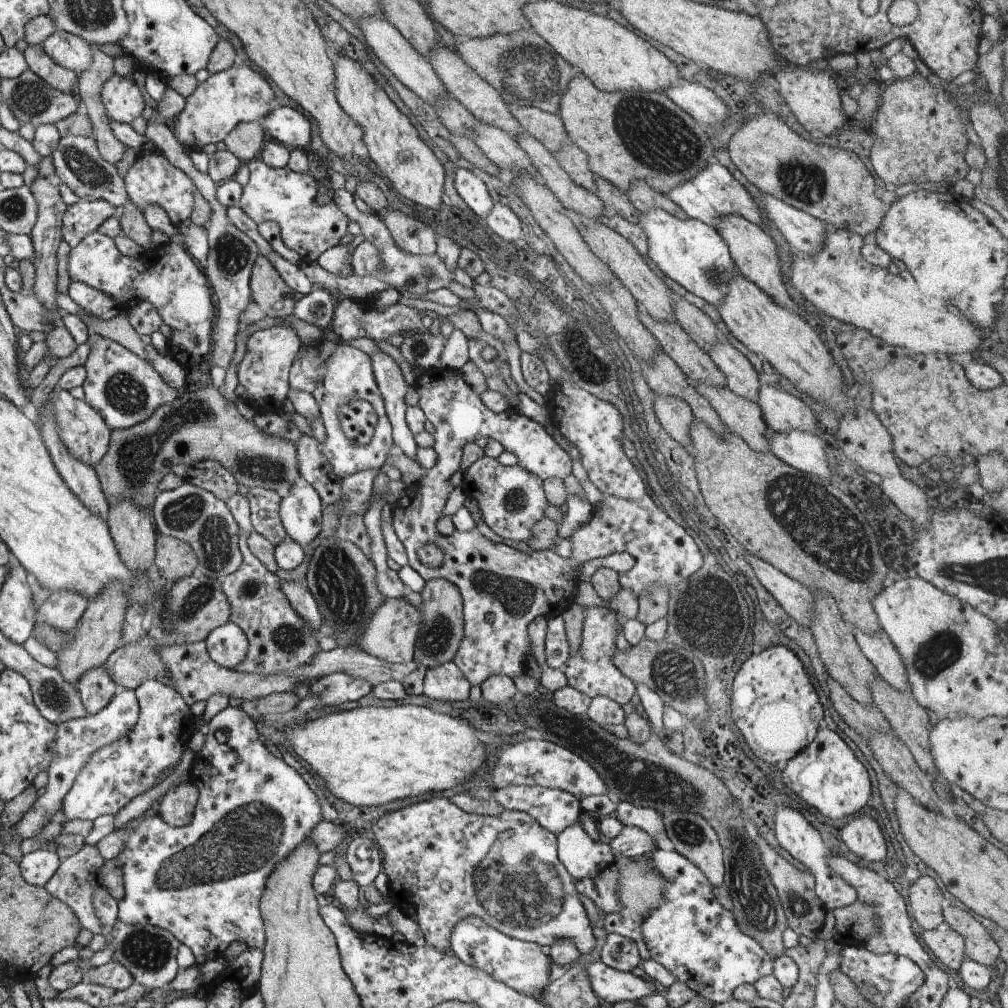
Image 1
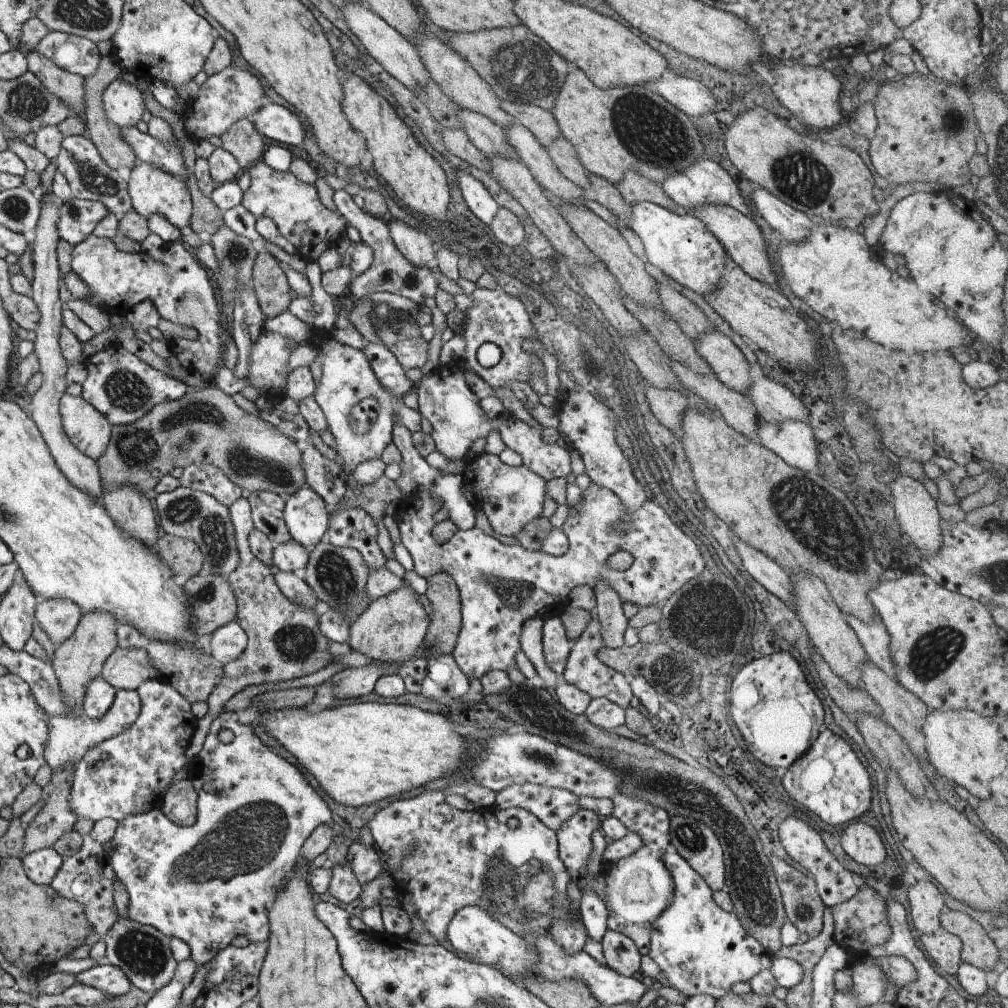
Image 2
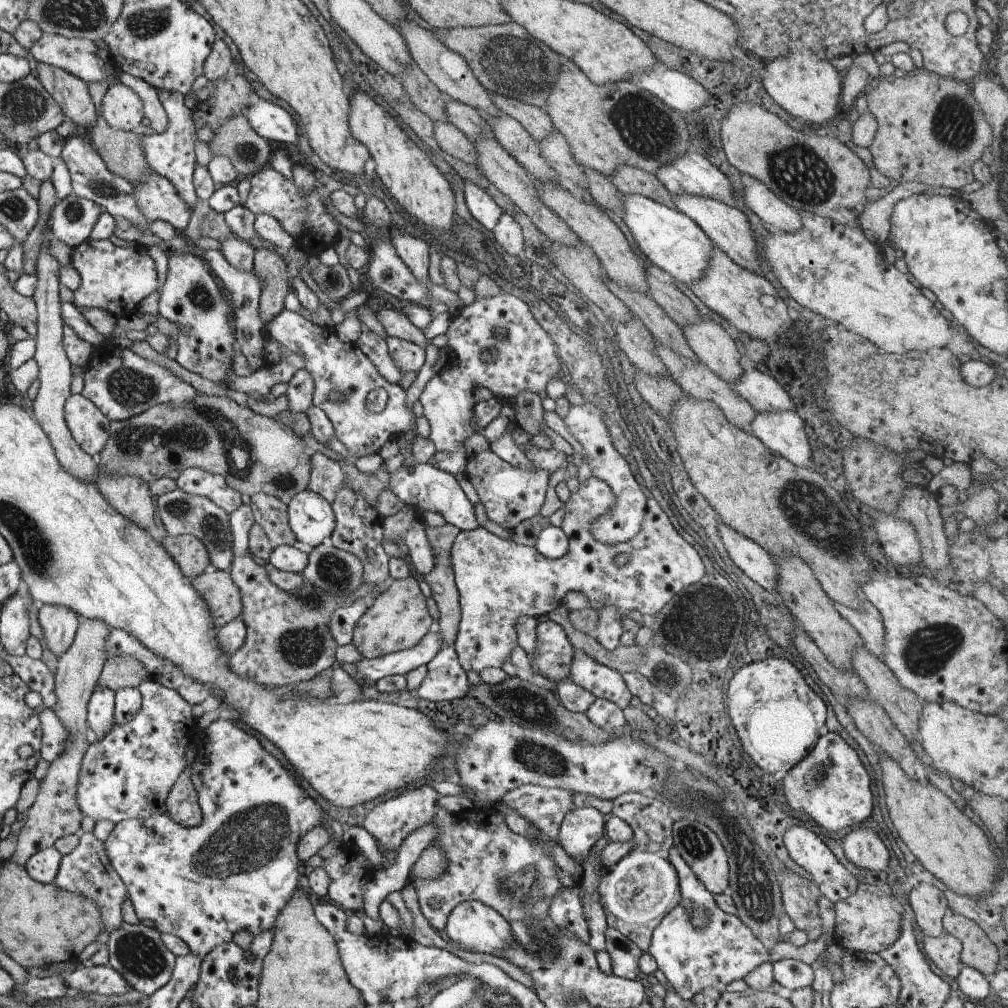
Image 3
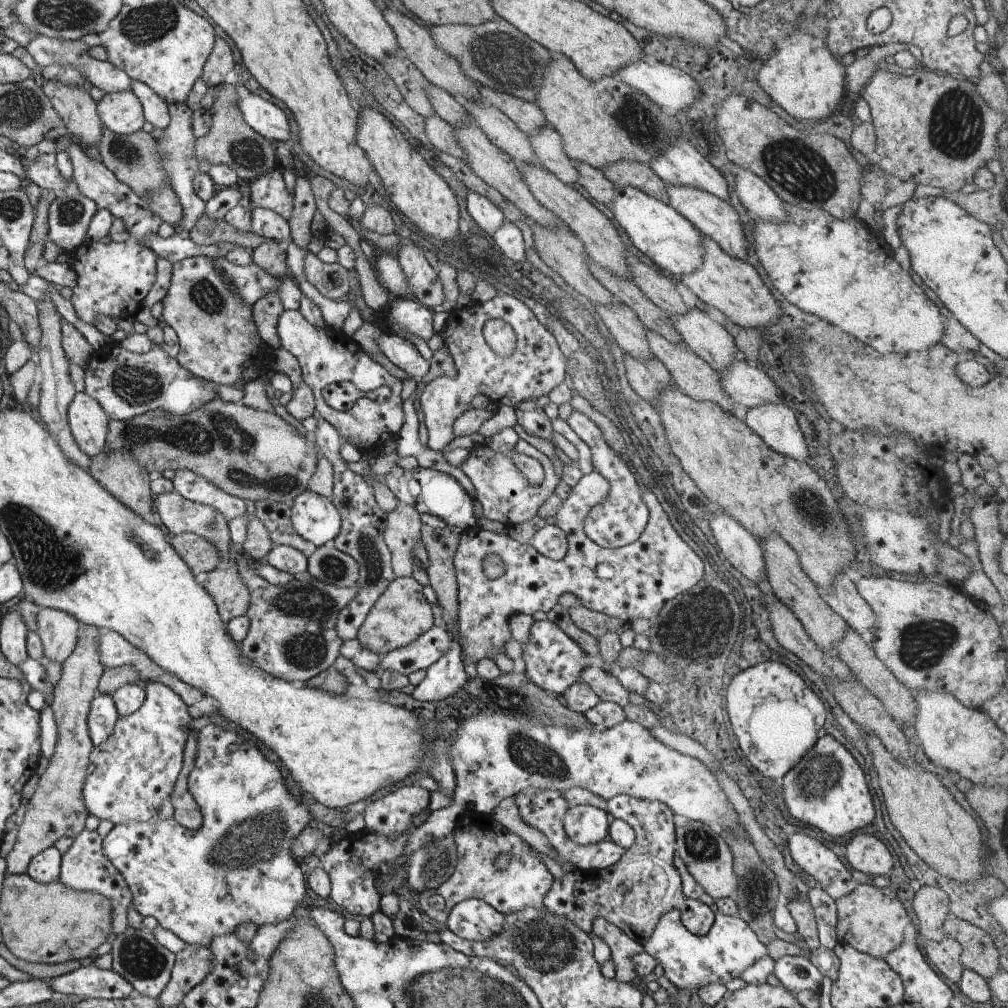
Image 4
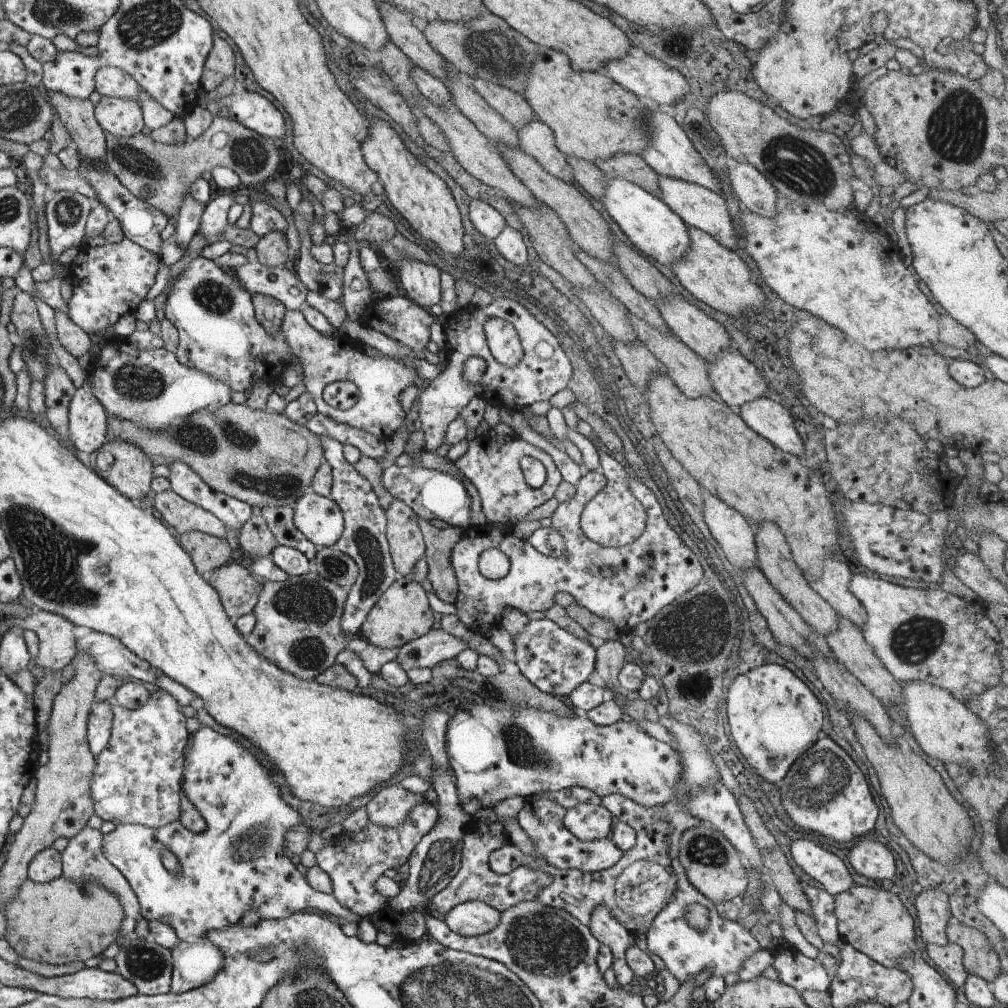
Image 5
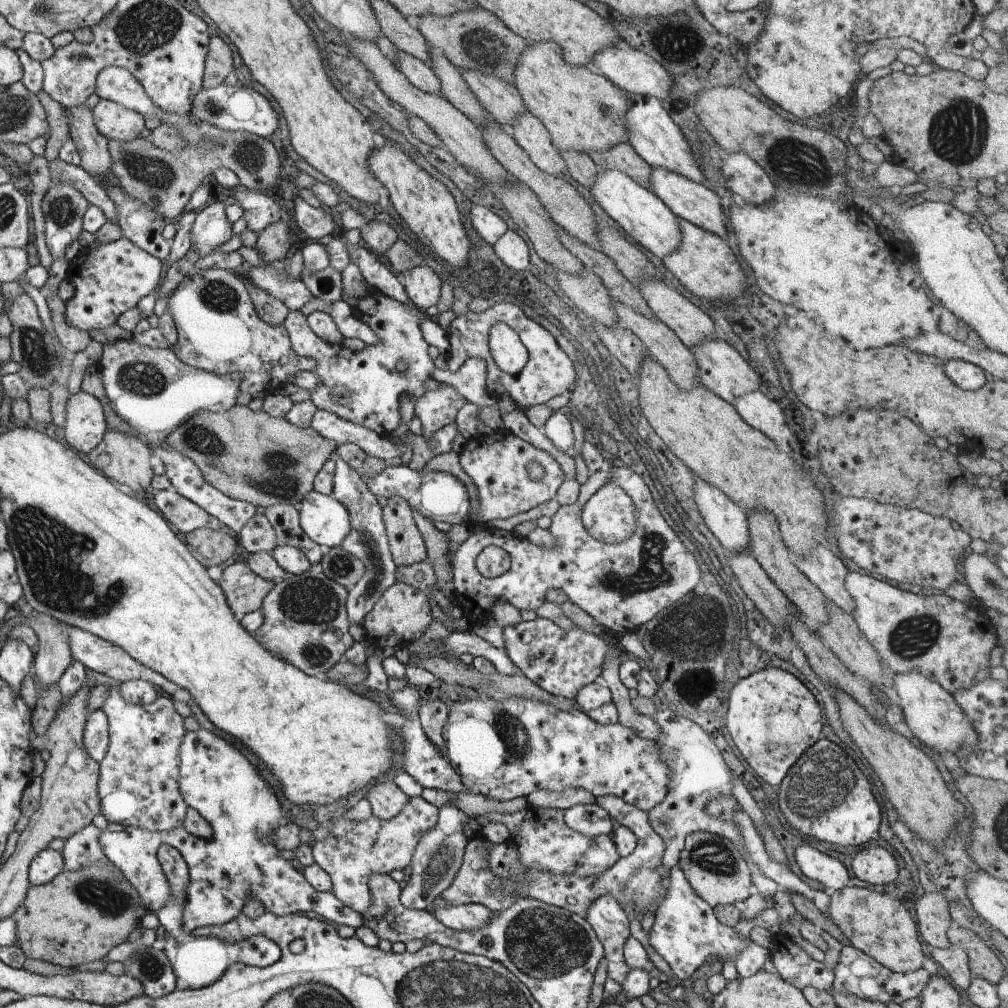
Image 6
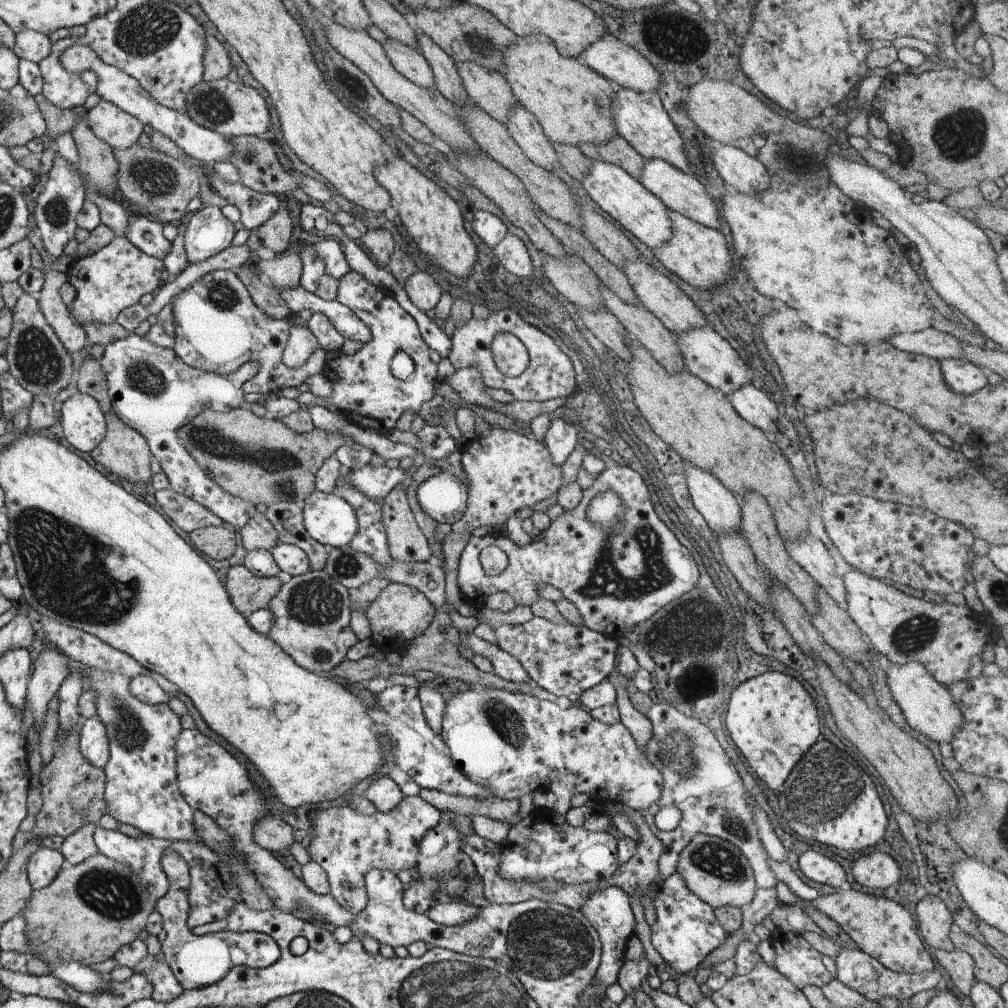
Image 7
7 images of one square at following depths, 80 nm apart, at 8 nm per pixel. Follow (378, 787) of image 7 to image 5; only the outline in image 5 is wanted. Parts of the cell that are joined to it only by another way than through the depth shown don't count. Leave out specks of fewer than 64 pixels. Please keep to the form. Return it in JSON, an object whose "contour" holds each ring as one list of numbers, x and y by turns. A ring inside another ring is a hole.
{"contour":[[399,783,382,788,364,809,368,822,381,827,396,828,422,802,426,802,422,793,407,791]]}

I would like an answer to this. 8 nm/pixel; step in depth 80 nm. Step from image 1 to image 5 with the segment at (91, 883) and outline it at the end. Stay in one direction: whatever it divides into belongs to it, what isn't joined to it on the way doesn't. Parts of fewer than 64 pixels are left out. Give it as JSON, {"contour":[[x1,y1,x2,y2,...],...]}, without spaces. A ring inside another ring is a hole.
{"contour":[[86,826,80,834,69,839,66,849,62,852,62,864,64,872,62,877,70,881,98,880,102,882,110,892,117,894,124,906,125,918,121,928,121,936,126,936,135,930,136,919,141,916,139,902,136,893,124,878,124,875,104,856,102,850,103,834,100,829,93,829]]}

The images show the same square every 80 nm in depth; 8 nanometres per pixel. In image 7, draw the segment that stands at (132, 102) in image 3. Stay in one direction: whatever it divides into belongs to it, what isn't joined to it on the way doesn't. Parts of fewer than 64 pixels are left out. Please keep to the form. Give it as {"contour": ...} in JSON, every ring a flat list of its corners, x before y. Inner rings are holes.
{"contour":[[110,101,98,102,86,112,86,120,92,132,114,150,132,147,146,136,146,124]]}

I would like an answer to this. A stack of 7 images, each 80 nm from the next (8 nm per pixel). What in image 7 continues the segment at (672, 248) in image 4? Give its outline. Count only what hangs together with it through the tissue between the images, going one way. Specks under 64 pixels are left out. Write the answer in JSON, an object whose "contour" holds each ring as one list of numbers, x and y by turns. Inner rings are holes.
{"contour":[[594,161,593,167,581,182,590,198,596,202,606,214,610,214,622,228,632,232,652,250,669,241,673,232,673,224,669,217,669,209,650,192,640,181,619,166]]}

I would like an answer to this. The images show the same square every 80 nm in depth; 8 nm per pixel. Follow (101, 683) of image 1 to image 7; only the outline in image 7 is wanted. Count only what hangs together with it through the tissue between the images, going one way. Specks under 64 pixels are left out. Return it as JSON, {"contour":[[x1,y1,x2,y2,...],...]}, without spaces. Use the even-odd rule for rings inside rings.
{"contour":[[97,714,86,719,79,736,81,753,86,760,102,769,109,760,109,737]]}

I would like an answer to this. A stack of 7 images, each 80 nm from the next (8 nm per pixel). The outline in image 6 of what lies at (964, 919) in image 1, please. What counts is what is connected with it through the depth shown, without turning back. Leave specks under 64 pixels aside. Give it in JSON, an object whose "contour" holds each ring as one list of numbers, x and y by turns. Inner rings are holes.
{"contour":[[952,922,947,930,952,945,962,947,967,952,968,964,973,977,986,979,997,985,1004,974,1004,965,996,954,973,930,962,928]]}

